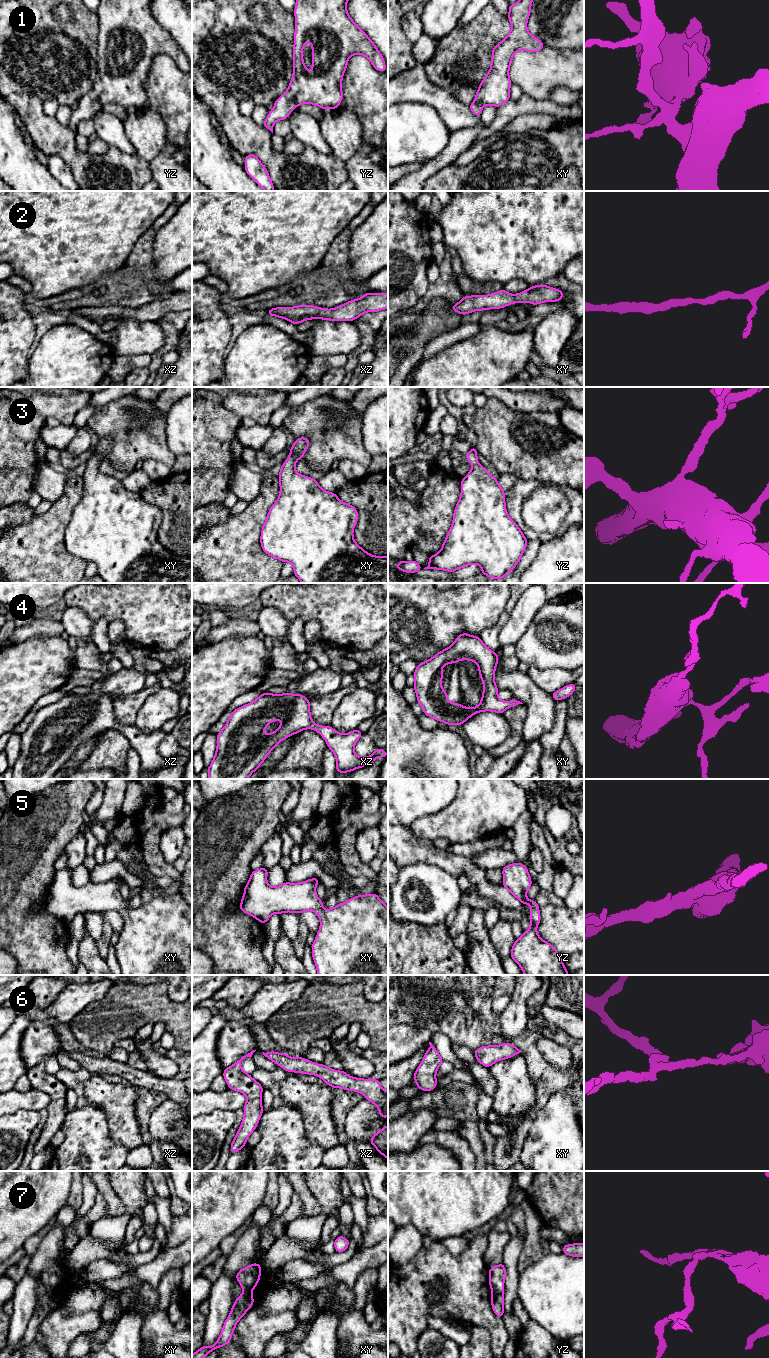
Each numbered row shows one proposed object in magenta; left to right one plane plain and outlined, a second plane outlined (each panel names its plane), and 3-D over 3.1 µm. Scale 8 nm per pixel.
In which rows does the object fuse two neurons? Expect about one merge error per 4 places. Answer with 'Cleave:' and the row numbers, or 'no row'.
Cleave: 7

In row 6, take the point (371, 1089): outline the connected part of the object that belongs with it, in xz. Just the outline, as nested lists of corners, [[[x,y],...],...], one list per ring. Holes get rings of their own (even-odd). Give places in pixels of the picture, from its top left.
[[[270,1051],[262,1052],[265,1057],[288,1072],[303,1073],[319,1076],[325,1084],[333,1088],[342,1088],[348,1091],[362,1093],[366,1100],[375,1104],[382,1119],[388,1116],[388,1091],[385,1091],[379,1080],[372,1078],[362,1079],[349,1076],[345,1071],[338,1071],[311,1062],[303,1057],[291,1058],[287,1053]]]

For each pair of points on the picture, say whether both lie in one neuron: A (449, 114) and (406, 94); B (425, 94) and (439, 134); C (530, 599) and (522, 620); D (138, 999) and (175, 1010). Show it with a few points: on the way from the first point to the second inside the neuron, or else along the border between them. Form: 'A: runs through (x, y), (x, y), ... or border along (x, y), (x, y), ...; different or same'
A: runs through (438, 103), (429, 94), (417, 94); same
B: border along (405, 101), (431, 105), (444, 121); different
C: runs through (528, 604), (522, 615); same
D: runs through (147, 1004), (152, 1004), (166, 1010); same

